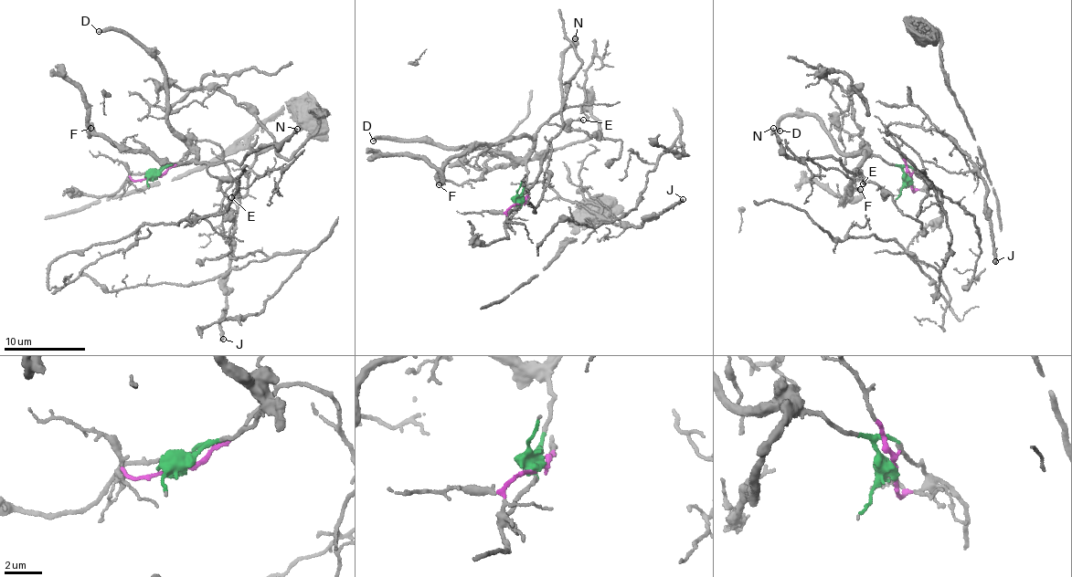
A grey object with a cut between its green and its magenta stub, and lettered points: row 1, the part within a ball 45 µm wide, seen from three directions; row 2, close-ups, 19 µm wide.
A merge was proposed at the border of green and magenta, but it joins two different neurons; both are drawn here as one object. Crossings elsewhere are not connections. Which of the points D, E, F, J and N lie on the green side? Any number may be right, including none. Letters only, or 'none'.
D, E, F, N

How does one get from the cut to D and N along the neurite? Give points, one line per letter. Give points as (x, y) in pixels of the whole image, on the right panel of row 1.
D: (910, 179), (867, 152), (853, 156), (836, 148), (824, 123), (804, 114), (782, 118), (779, 131)
N: (910, 179), (903, 177), (901, 167), (871, 154), (853, 171), (844, 169), (840, 159), (784, 155), (774, 127)

